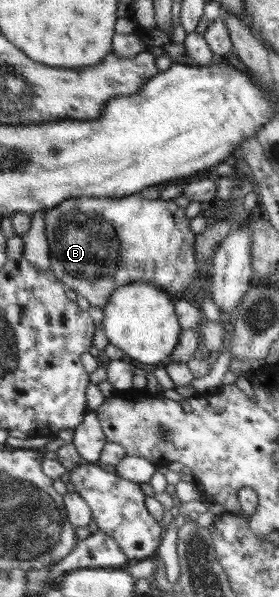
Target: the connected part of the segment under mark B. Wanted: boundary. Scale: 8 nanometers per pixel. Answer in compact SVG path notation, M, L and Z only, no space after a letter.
M138 193L123 197L123 199L81 199L81 197L66 199L45 215L45 228L47 229L49 247L51 248L51 271L58 280L64 282L65 289L73 289L77 296L83 296L91 305L97 305L100 308L109 301L113 291L127 284L135 282L148 283L169 295L178 295L187 289L188 283L191 283L193 279L197 279L197 277L205 278L205 269L195 259L194 251L196 249L194 249L194 243L197 234L193 234L193 231L191 231L191 220L187 219L185 209L177 206L175 200L145 199Z

